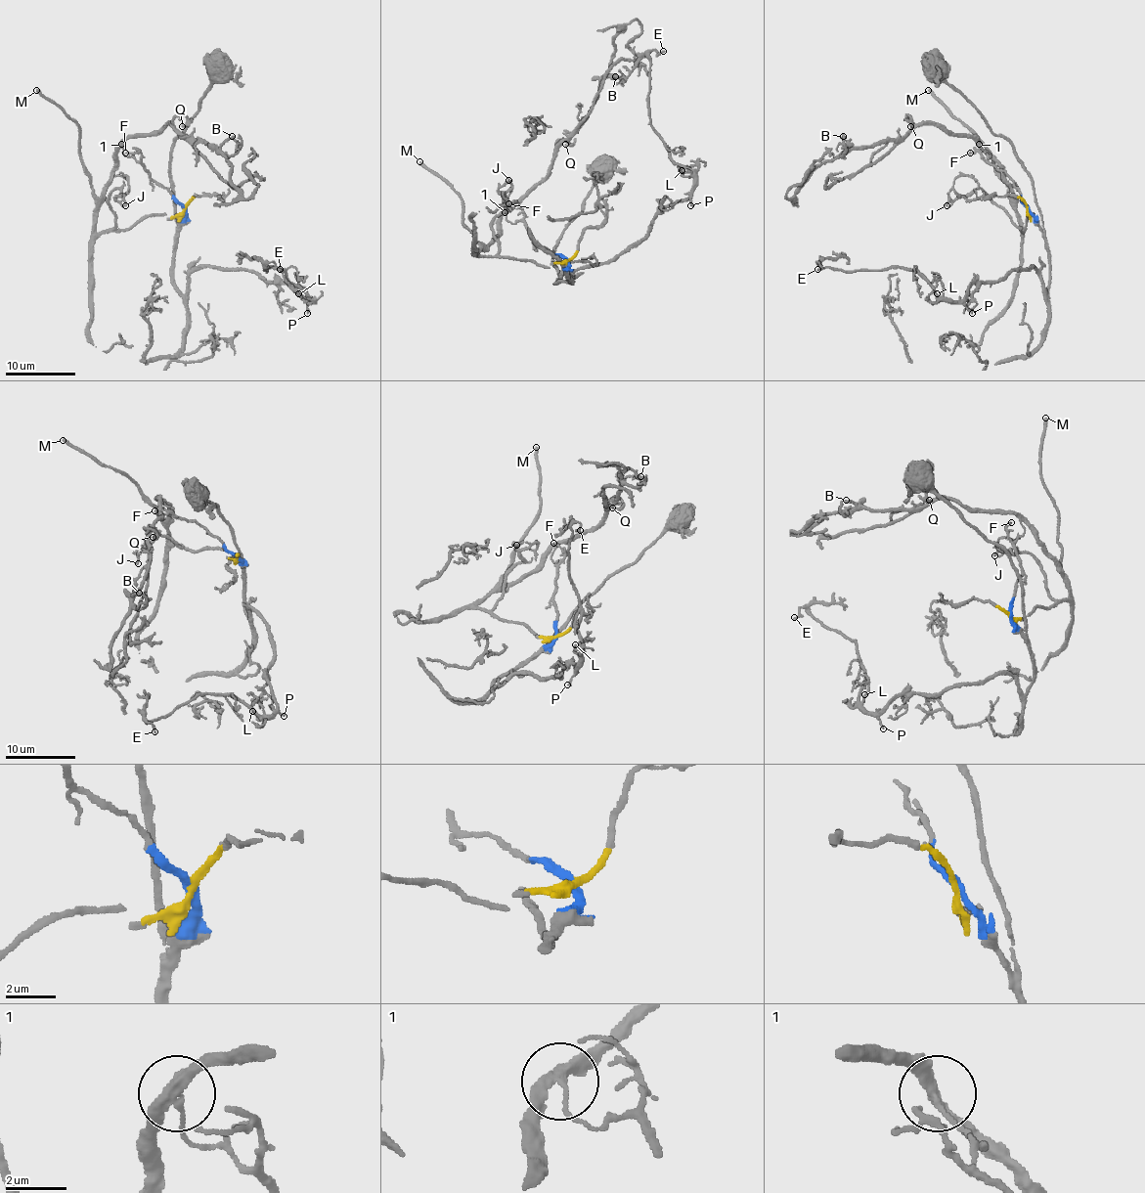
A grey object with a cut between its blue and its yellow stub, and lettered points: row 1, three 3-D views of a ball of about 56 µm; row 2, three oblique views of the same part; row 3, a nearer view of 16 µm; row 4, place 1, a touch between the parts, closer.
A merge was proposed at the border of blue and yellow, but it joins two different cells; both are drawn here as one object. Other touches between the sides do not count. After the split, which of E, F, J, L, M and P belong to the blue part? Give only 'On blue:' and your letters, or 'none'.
On blue: E, F, L, P

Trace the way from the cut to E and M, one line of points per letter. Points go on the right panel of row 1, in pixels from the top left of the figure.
E: (1027, 207), (1048, 251), (1048, 294), (1032, 266), (976, 282), (959, 301), (941, 299), (915, 271), (816, 269)
M: (1027, 207), (1031, 218), (1034, 215), (1027, 218), (1023, 233), (1009, 189), (991, 153), (928, 90)

